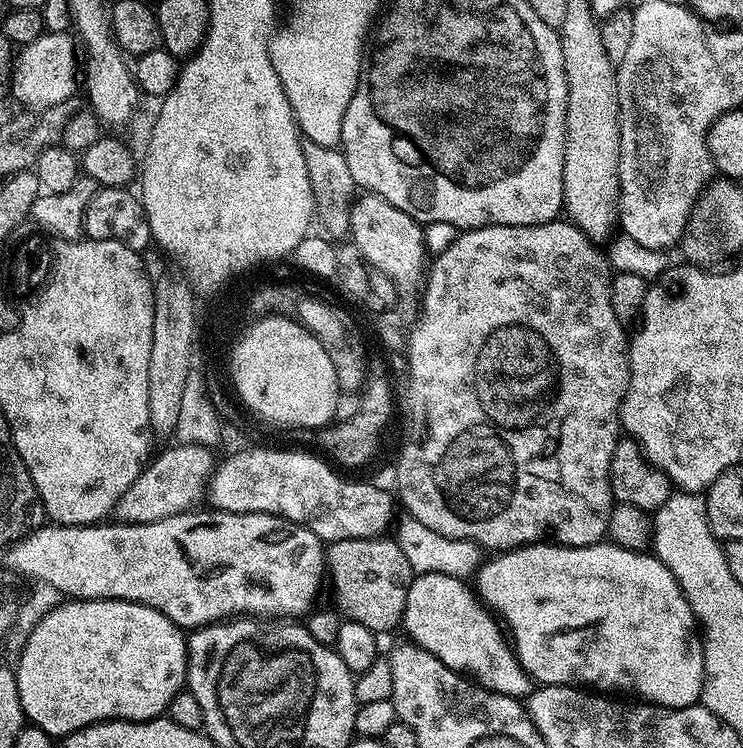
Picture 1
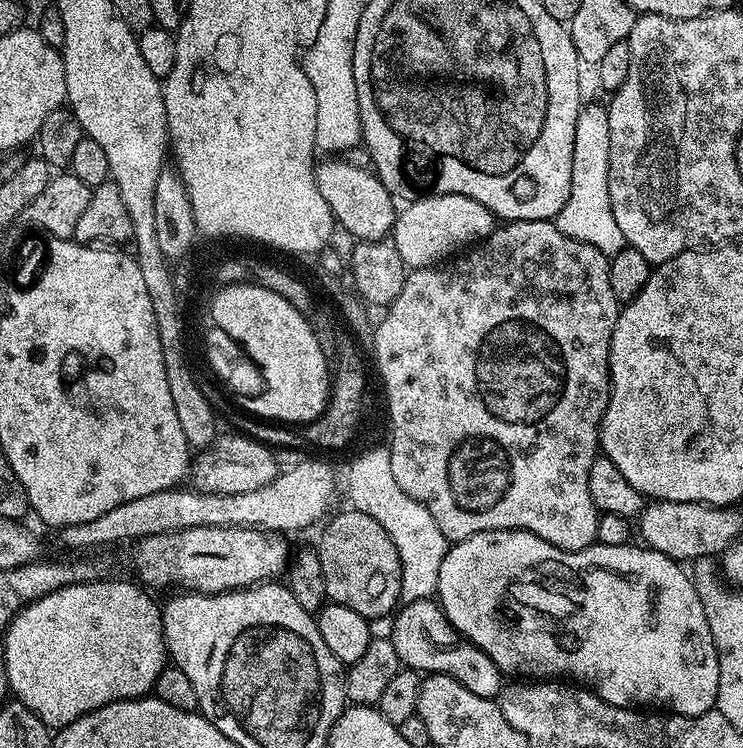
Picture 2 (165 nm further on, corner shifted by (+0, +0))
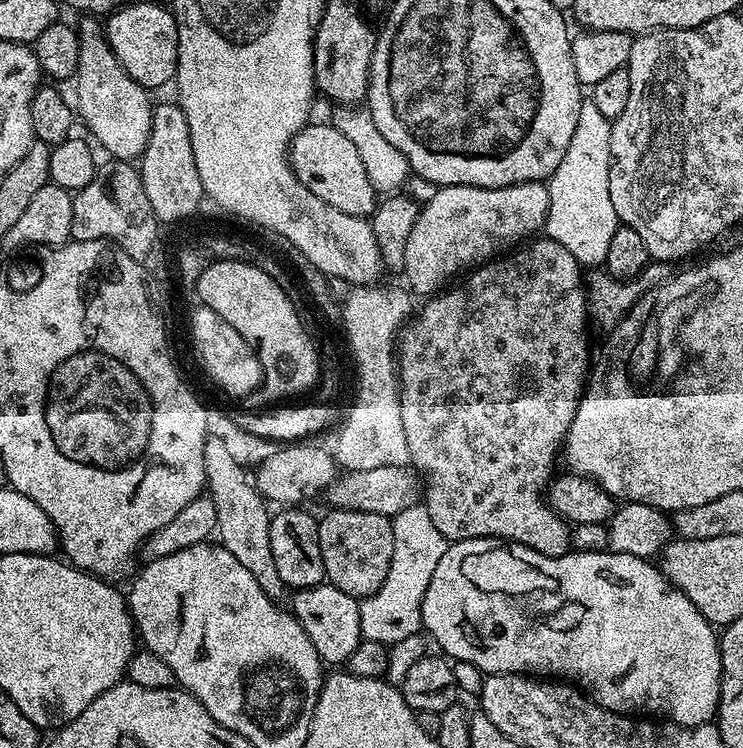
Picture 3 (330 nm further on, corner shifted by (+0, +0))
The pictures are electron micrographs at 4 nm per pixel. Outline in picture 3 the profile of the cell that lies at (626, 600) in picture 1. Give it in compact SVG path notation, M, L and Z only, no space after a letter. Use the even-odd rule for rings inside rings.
M475 536L469 540L449 543L446 554L434 569L434 578L426 586L426 598L422 598L422 628L432 635L439 651L445 657L461 664L478 666L485 674L527 674L533 678L555 678L583 690L588 699L601 704L606 710L621 714L647 714L663 718L683 728L693 728L709 723L720 706L720 642L717 629L701 614L698 606L682 594L664 577L663 572L651 559L643 560L634 554L607 552L578 552L570 550L564 556L547 556L525 544L514 544L490 536Z

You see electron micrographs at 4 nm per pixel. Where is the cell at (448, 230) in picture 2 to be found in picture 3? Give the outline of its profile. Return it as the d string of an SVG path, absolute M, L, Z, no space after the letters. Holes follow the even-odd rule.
M535 180L505 188L479 188L465 184L450 184L437 187L433 192L436 193L428 201L423 201L418 222L414 222L414 230L410 230L402 269L402 276L408 279L407 287L417 297L420 295L420 298L428 298L439 293L445 285L457 279L455 276L459 272L464 274L481 264L487 264L497 254L535 237L544 227L544 219L548 216L550 206L547 183Z

